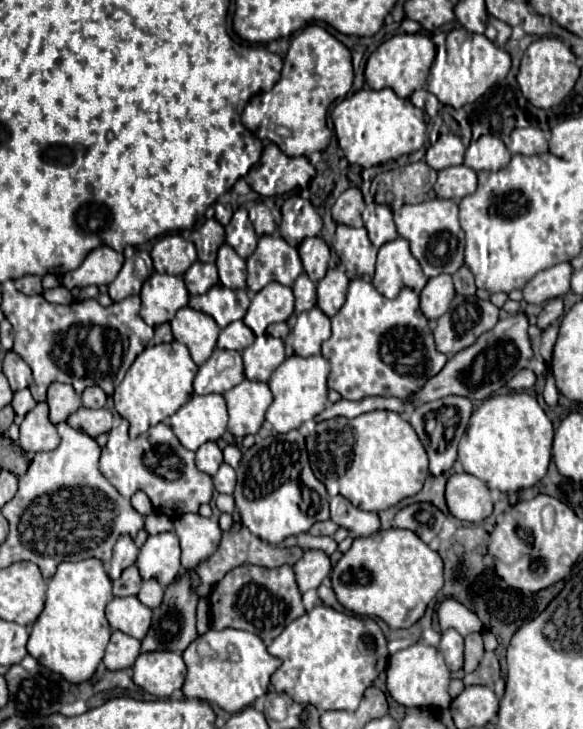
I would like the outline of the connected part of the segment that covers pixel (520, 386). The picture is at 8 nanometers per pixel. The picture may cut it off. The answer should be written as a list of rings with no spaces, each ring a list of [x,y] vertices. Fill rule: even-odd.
[[[523,369],[507,383],[507,387],[513,391],[523,391],[523,389],[531,389],[535,385],[535,381],[537,381],[535,373],[531,369]]]

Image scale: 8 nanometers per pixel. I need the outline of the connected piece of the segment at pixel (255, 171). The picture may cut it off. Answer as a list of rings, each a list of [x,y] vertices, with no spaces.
[[[267,143],[261,161],[253,165],[245,181],[259,195],[283,195],[293,189],[305,189],[315,175],[307,157],[285,157],[277,145]]]

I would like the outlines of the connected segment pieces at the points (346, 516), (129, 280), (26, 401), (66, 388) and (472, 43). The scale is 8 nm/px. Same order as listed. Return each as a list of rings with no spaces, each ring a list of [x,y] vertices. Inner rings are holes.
[[[335,495],[331,499],[331,519],[337,521],[339,527],[347,527],[349,531],[355,531],[361,537],[369,537],[379,529],[377,513],[357,509],[341,495]]]
[[[137,251],[135,255],[125,260],[123,269],[109,285],[109,295],[113,301],[121,301],[131,295],[139,295],[146,279],[152,273],[152,260],[145,251]]]
[[[29,389],[15,391],[15,395],[13,395],[13,401],[11,401],[11,407],[13,407],[13,411],[15,411],[19,417],[27,415],[27,413],[29,413],[29,411],[31,411],[35,405],[37,405],[37,403],[33,401],[33,397],[31,397]]]
[[[53,383],[47,389],[47,405],[49,405],[49,421],[57,425],[81,407],[81,397],[75,393],[71,385]]]
[[[463,29],[451,31],[446,37],[446,51],[437,51],[432,64],[427,89],[443,103],[461,109],[467,103],[477,101],[497,81],[503,81],[509,73],[511,57],[505,49],[497,47],[485,35],[471,35]]]

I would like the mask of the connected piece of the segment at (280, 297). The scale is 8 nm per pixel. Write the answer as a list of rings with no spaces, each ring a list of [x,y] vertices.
[[[269,283],[265,289],[255,293],[243,323],[253,329],[255,335],[263,335],[267,325],[287,321],[293,313],[293,291],[281,283]]]

